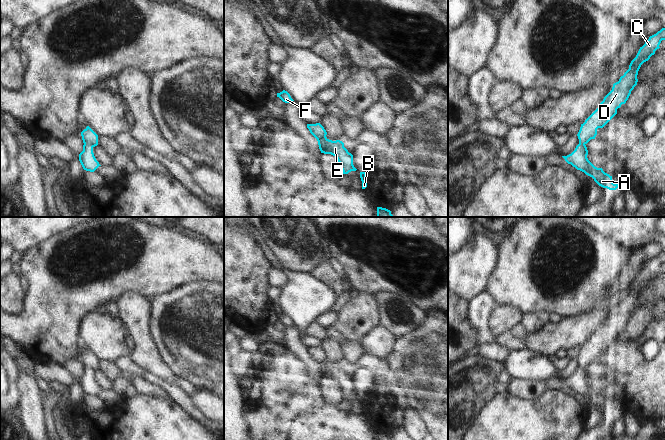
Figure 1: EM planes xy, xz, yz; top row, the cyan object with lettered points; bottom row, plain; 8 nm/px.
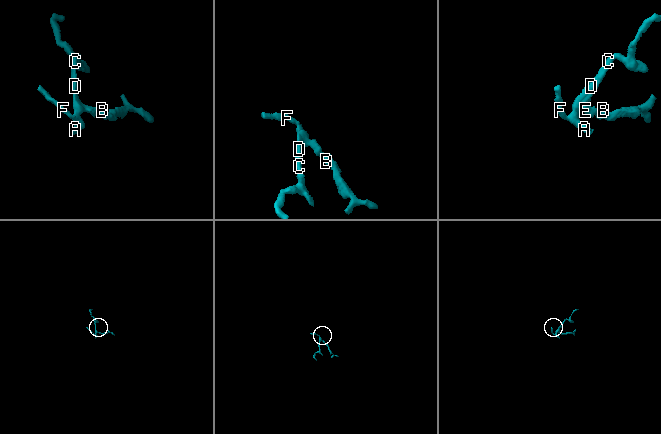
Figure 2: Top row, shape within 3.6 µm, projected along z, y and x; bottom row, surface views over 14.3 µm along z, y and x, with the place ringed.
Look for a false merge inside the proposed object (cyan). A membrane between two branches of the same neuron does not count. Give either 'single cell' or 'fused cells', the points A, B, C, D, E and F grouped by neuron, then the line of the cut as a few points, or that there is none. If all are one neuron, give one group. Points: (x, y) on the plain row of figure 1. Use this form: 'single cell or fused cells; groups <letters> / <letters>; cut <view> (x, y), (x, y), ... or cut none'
single cell; groups A B C D E F; cut none

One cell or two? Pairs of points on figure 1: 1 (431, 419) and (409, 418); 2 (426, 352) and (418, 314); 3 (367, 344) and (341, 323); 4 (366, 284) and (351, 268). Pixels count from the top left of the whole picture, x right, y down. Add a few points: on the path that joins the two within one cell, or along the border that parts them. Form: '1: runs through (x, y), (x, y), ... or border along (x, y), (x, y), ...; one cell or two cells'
1: border along (409, 404), (419, 414), (427, 429); two cells
2: border along (426, 312), (420, 323), (412, 330), (400, 336); two cells
3: border along (378, 325), (371, 328), (359, 340); two cells
4: runs through (363, 280), (355, 272); one cell

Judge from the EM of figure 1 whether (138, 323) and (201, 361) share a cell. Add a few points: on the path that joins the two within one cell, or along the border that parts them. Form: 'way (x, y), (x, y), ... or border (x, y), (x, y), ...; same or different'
border (149, 306), (149, 332), (152, 343), (158, 352); different

